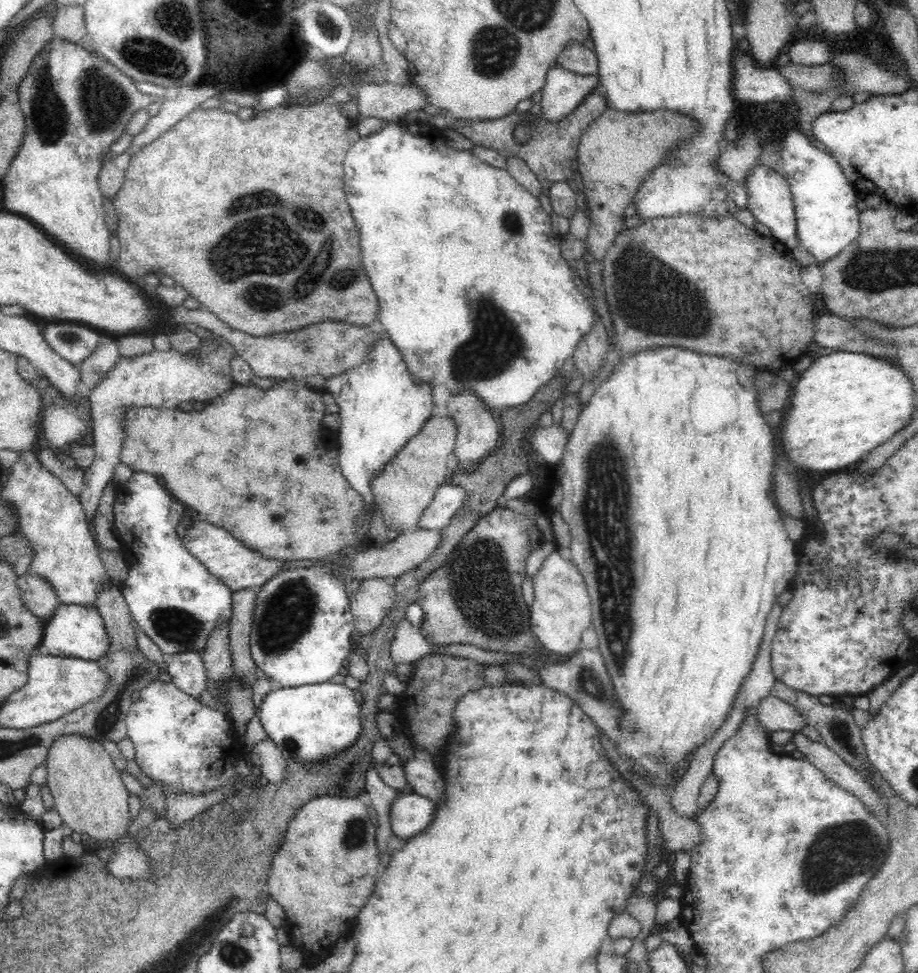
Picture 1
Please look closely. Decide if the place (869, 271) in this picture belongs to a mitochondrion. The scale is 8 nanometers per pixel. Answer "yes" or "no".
yes

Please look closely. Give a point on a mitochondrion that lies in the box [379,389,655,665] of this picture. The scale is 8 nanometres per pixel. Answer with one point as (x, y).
(480, 585)

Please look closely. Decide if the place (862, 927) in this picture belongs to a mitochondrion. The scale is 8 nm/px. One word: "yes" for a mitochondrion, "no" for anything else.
no

